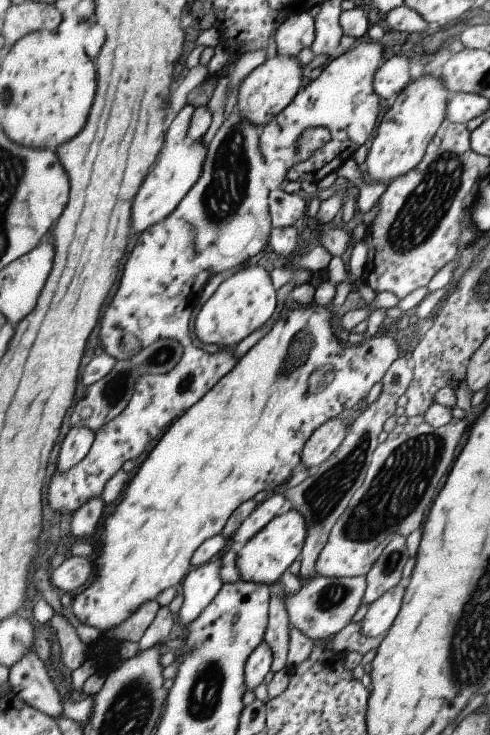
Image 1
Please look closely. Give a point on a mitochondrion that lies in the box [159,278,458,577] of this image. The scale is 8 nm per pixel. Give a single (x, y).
(397, 489)

